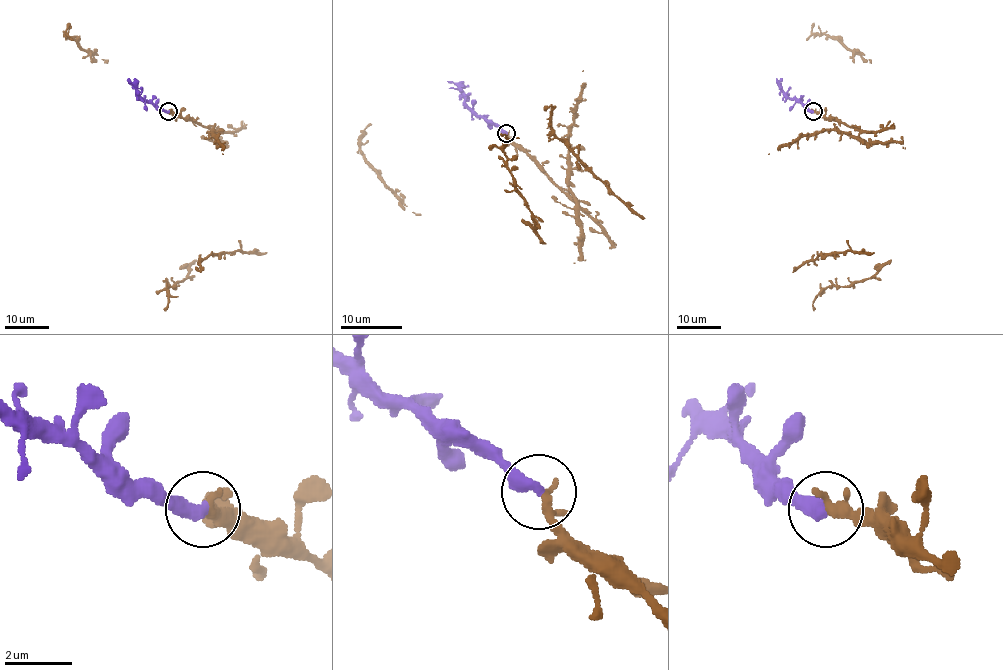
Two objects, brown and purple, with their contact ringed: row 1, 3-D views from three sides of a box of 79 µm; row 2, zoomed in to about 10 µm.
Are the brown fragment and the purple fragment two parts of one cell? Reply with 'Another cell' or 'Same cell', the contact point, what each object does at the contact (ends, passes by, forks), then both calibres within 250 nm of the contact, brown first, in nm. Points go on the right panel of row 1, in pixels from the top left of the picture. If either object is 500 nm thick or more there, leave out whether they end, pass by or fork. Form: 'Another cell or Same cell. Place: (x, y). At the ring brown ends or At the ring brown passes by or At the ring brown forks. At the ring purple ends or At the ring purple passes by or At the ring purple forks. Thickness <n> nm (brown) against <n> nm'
Same cell. Place: (813, 111). At the ring brown passes by. At the ring purple ends. Thickness 240 nm (brown) against 440 nm

